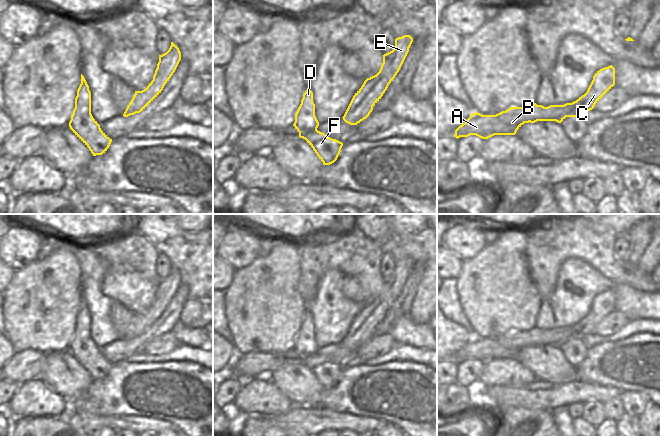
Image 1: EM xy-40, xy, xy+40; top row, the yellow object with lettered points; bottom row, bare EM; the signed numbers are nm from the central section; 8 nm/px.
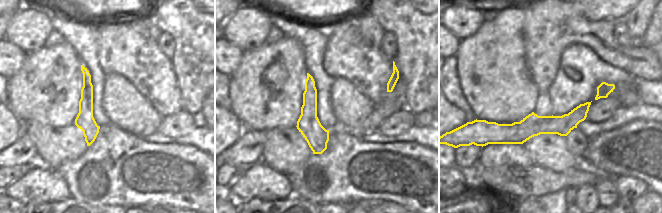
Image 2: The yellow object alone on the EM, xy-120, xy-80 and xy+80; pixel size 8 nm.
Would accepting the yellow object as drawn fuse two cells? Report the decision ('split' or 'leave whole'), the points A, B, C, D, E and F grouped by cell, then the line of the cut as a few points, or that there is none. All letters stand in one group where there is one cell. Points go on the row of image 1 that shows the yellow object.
split | A B C E / D F | xy+40 (536, 121), (530, 122)

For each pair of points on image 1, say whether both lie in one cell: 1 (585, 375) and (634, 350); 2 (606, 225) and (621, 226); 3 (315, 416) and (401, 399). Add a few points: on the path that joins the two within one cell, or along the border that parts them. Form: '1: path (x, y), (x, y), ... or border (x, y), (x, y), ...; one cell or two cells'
1: path (597, 370), (605, 365), (619, 365), (622, 362); one cell
2: path (610, 225), (617, 225); one cell
3: border (319, 406), (336, 412), (347, 412), (358, 417); two cells

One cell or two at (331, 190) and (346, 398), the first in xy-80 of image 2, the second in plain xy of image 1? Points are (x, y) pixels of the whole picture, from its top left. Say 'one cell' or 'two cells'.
one cell

